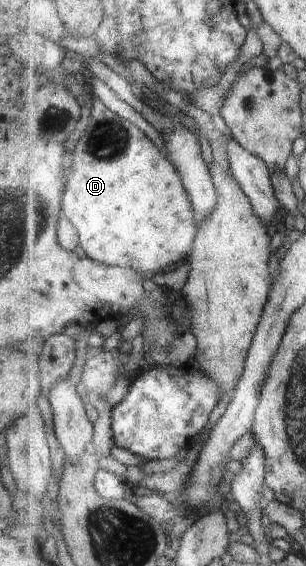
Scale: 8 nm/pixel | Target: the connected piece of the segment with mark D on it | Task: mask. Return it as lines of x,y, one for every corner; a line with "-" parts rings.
101,99
92,101
91,107
93,117
77,147
75,173
69,177
69,189
63,199
67,217
79,227
83,249
95,261
135,267
145,275
164,274
178,269
181,265
179,261
191,255
199,233
194,204
186,185
183,185
179,169
167,152
159,149
143,129
113,113

